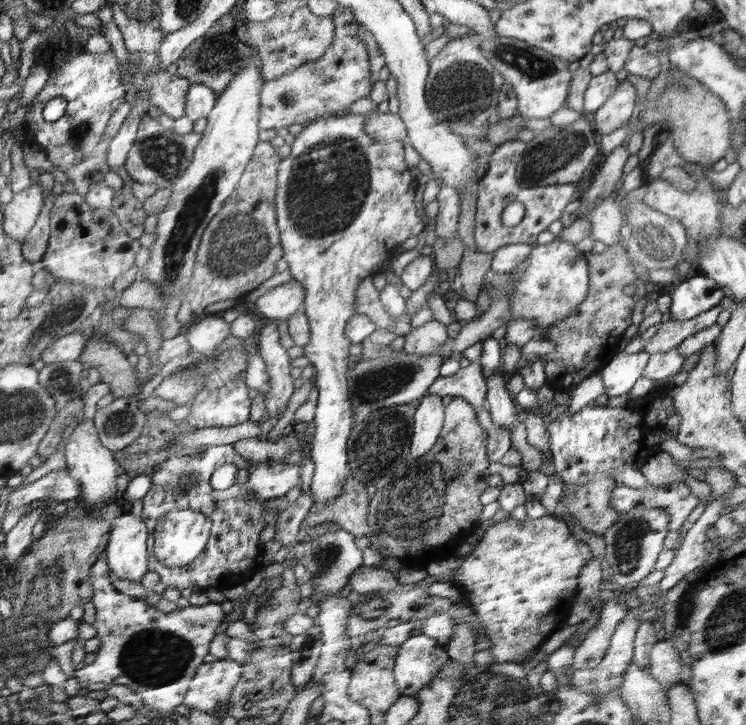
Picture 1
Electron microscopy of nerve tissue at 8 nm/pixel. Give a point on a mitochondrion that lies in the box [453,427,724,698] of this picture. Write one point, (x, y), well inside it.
(629, 536)

